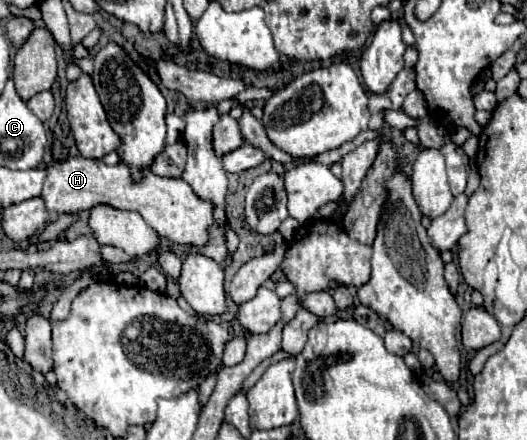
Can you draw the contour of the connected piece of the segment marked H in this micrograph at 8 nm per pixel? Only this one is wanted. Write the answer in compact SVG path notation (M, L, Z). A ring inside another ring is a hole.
M83 156L67 158L61 162L55 160L51 166L47 166L47 170L49 178L45 180L41 198L45 198L45 206L49 212L71 214L79 210L89 210L97 204L109 204L121 210L135 210L159 236L177 244L191 244L197 248L203 248L209 242L207 234L217 224L213 218L213 204L201 200L181 178L163 178L153 174L151 170L145 170L143 180L133 182L125 164L107 166Z

